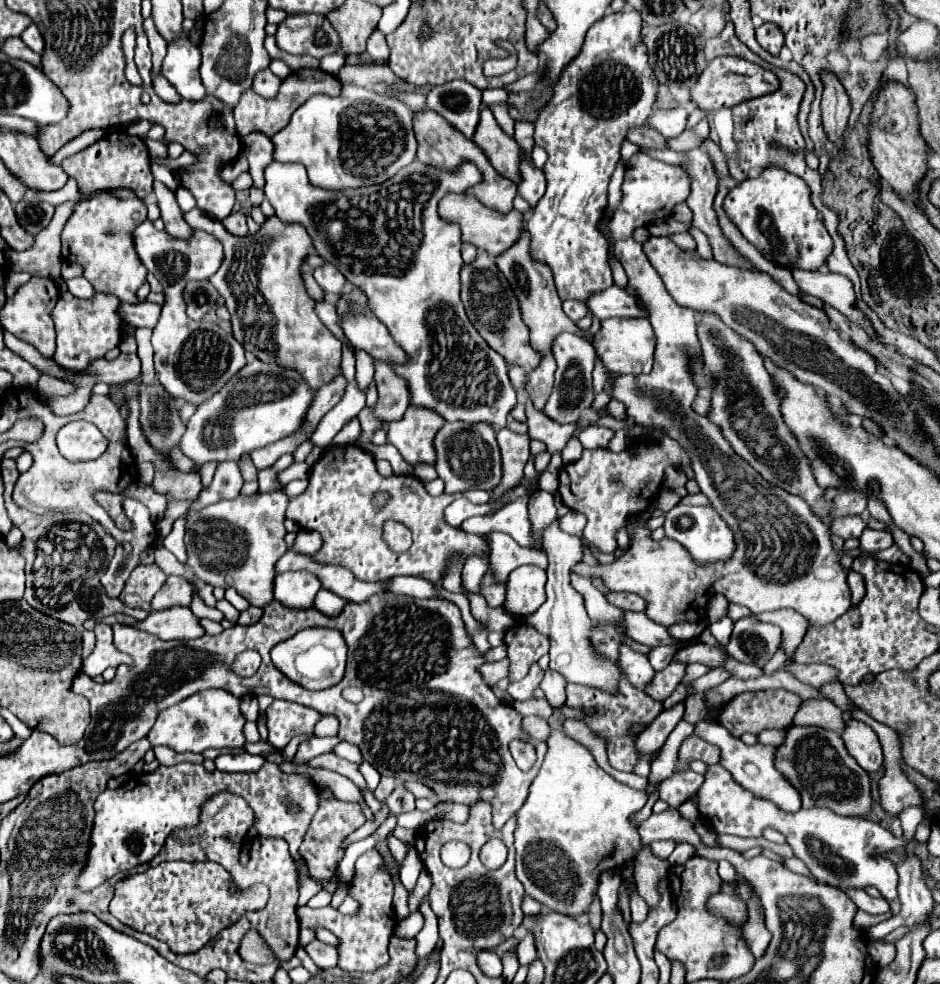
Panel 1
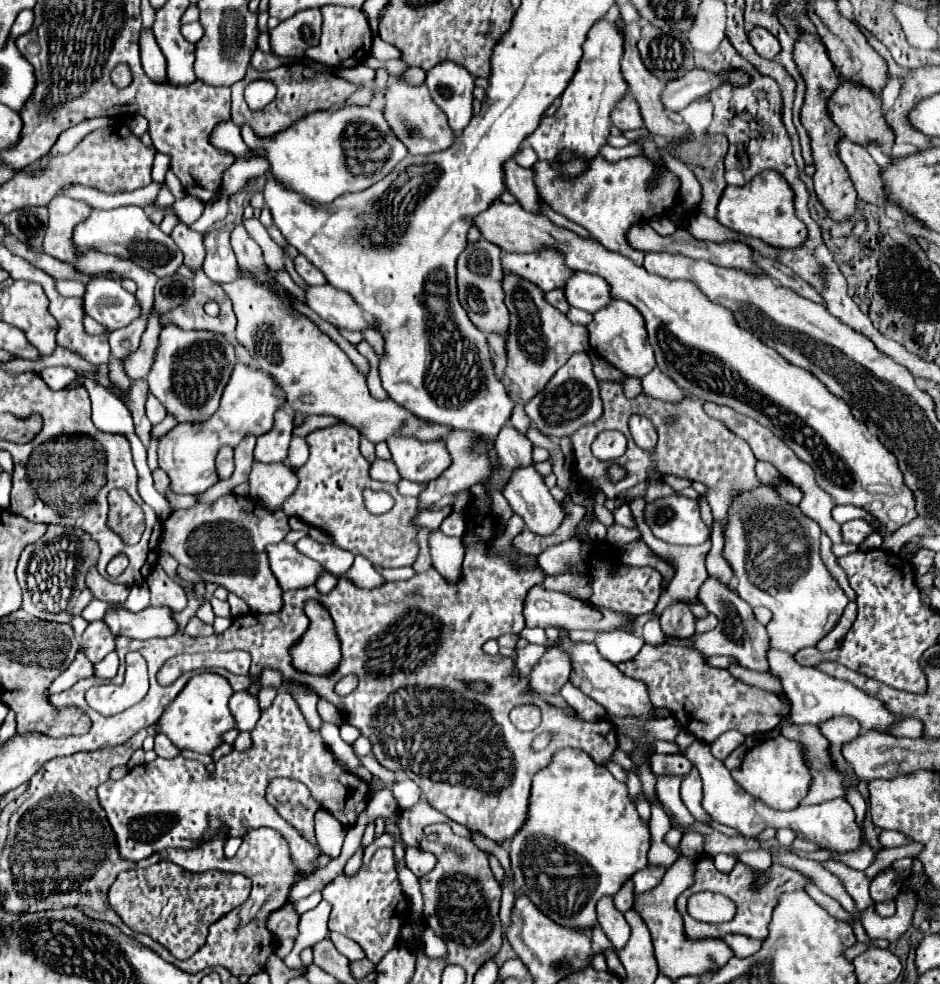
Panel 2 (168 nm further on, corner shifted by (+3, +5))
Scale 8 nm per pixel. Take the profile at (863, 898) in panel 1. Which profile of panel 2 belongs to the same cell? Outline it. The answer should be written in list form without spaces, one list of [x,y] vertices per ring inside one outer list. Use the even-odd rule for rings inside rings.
[[[914,891],[904,893],[904,899],[898,899],[898,911],[892,917],[878,917],[874,907],[868,907],[861,914],[862,925],[870,939],[886,939],[890,943],[898,941],[912,925],[912,915],[916,909],[916,895]]]

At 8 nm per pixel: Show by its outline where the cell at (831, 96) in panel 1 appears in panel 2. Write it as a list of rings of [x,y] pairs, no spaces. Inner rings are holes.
[[[800,33],[794,45],[794,63],[798,65],[798,71],[806,83],[806,93],[804,93],[804,105],[800,109],[800,121],[810,137],[810,147],[812,147],[812,165],[816,167],[814,173],[814,191],[824,205],[826,213],[832,217],[836,223],[848,221],[848,217],[854,213],[854,201],[856,201],[856,189],[848,177],[848,171],[844,169],[842,161],[838,159],[836,153],[836,141],[840,137],[840,129],[832,123],[826,111],[826,103],[830,95],[834,93],[838,85],[838,73],[832,65],[832,61],[826,55],[824,45],[812,35],[812,33]]]

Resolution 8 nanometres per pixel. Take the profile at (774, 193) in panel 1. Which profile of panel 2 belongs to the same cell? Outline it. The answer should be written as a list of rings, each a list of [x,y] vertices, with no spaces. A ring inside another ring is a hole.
[[[764,171],[756,175],[750,183],[744,187],[726,187],[720,203],[716,221],[724,227],[738,231],[746,237],[760,239],[772,247],[786,247],[794,249],[800,247],[806,239],[806,227],[804,223],[794,215],[794,193],[788,187],[788,183],[774,171]]]

